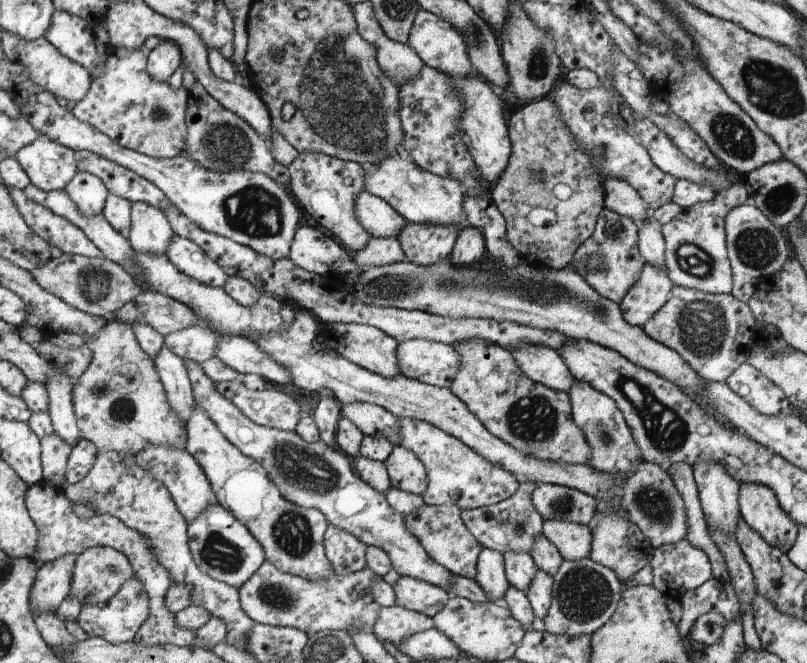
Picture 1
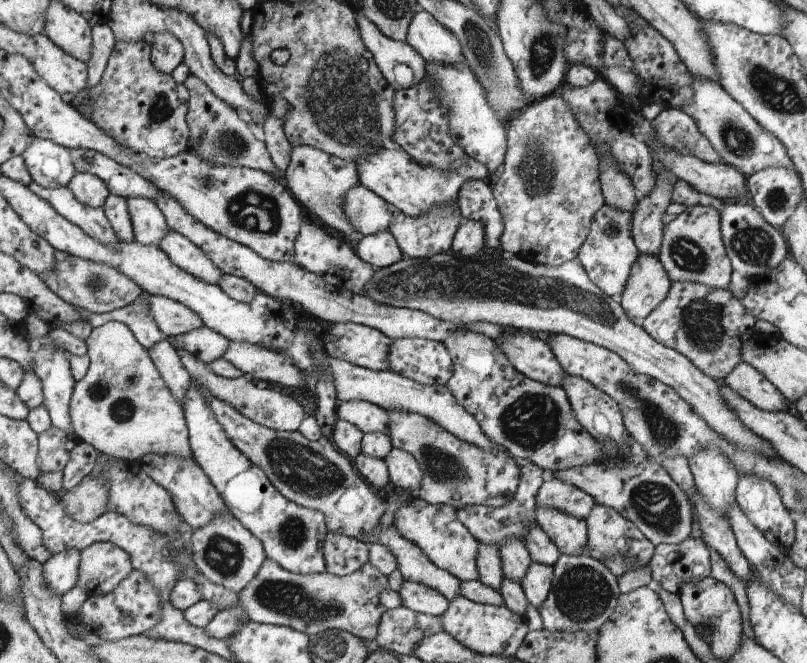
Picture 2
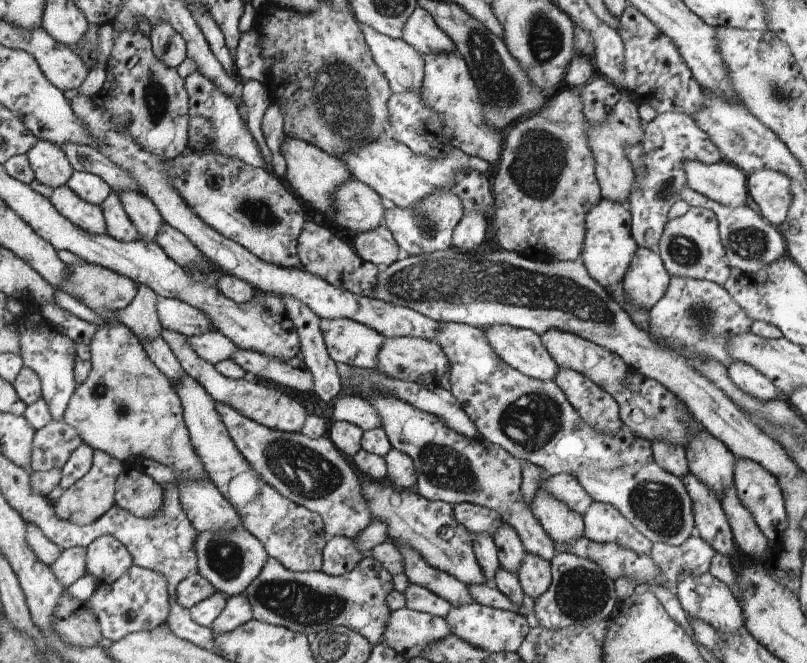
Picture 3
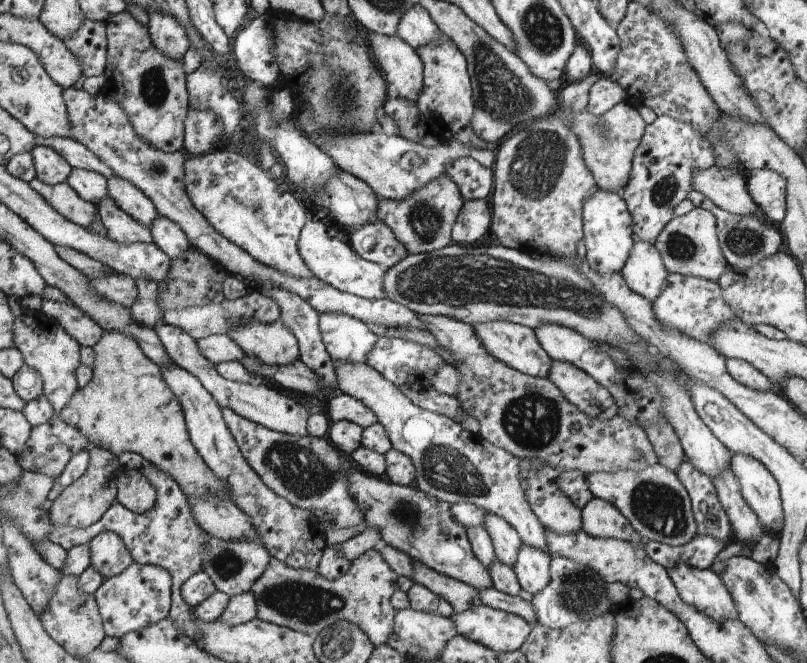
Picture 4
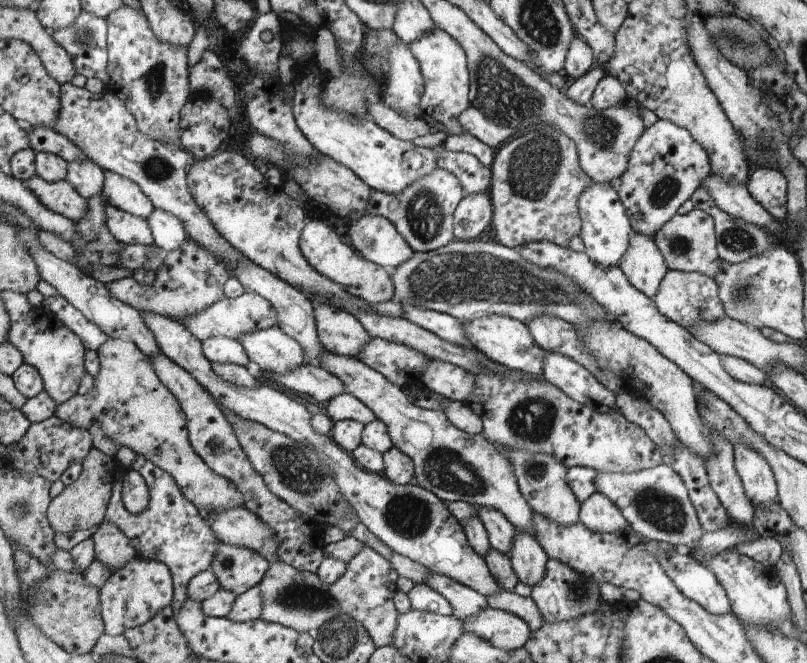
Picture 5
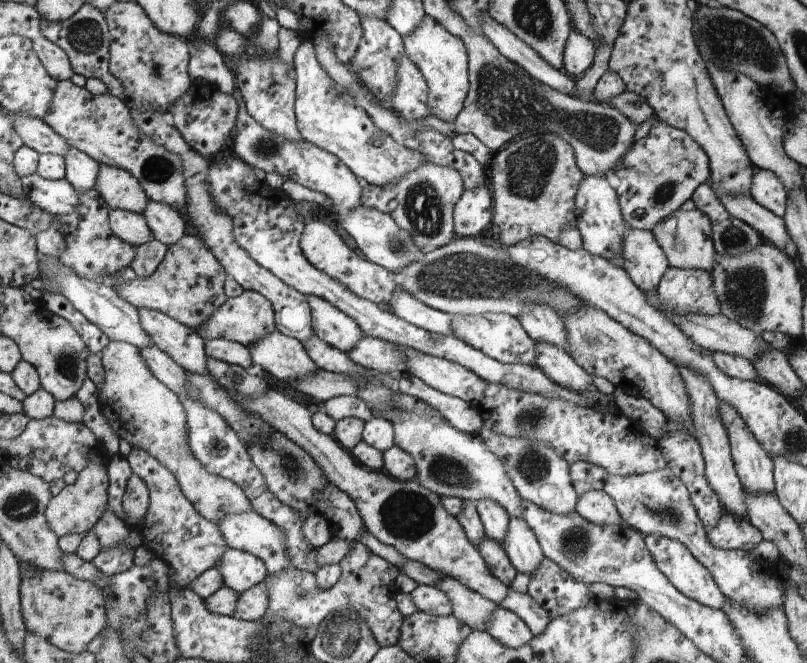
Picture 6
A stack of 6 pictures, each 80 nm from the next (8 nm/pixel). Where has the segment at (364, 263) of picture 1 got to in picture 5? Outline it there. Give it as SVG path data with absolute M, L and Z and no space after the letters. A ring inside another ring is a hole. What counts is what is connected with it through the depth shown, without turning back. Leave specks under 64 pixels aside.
M364 214L349 228L348 239L368 260L389 271L416 254L394 224L380 215Z

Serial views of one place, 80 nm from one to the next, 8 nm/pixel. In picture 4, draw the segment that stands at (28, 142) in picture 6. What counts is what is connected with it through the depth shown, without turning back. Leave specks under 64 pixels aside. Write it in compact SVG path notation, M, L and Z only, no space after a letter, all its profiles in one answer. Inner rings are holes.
M35 135L35 144L38 146L55 149L60 156L65 157L71 166L81 169L88 169L103 174L107 179L115 177L113 170L110 170L104 161L101 161L91 150L86 148L81 142L70 137L45 137Z

